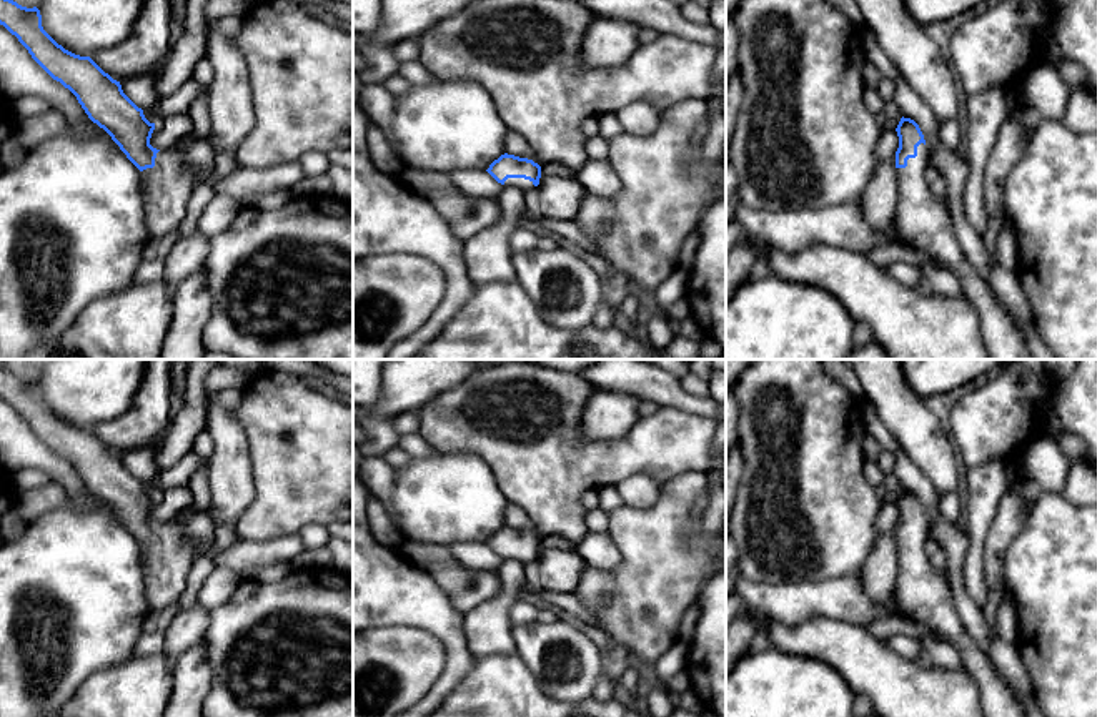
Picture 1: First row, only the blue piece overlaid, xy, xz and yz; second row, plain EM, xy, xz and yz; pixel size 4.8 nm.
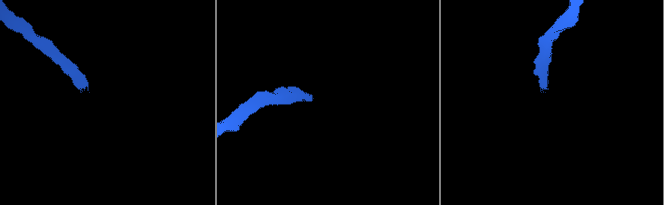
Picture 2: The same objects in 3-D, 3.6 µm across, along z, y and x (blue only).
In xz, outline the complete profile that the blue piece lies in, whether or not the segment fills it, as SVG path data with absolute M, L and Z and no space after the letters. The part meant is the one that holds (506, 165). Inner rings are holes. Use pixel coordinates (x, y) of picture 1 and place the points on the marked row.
M473 0L458 13L428 28L419 40L419 62L443 82L478 83L491 96L508 130L518 133L531 148L531 158L501 155L486 170L498 183L528 190L539 185L544 165L564 165L579 170L589 160L581 136L581 123L589 116L618 113L621 108L644 100L666 110L687 98L707 98L712 90L712 67L717 48L676 35L658 35L638 45L621 65L589 67L583 62L583 38L594 15L583 2L573 0Z

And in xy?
M0 0L3 25L28 50L32 58L68 88L88 115L120 146L141 173L145 225L150 240L175 233L188 213L188 201L201 176L213 166L215 150L208 140L183 136L176 145L156 150L150 145L150 123L90 57L80 57L58 45L42 27L37 7Z

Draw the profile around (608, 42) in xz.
M594 18L583 38L583 62L589 67L621 65L638 48L639 27L619 18Z

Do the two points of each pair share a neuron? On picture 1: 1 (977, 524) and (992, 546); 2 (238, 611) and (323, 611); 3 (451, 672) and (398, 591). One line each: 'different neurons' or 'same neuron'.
1: different neurons
2: same neuron
3: same neuron

